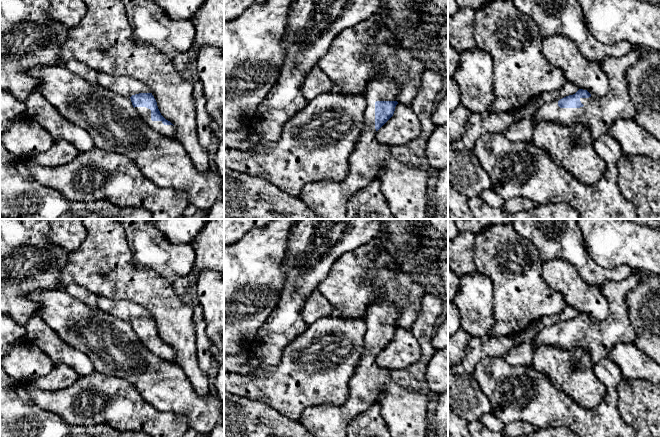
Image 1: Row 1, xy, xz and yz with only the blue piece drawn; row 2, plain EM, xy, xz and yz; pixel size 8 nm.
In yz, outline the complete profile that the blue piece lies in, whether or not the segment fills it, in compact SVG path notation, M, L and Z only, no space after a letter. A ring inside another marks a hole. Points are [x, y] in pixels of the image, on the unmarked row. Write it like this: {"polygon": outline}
{"polygon": "M633 272L620 282L606 281L600 286L609 307L603 321L595 322L587 314L579 313L573 319L543 329L532 342L533 347L583 348L590 354L594 366L608 357L616 344L635 343L636 333L628 317L627 295L636 288L642 276L641 272Z"}

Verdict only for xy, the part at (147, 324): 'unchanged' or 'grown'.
grown

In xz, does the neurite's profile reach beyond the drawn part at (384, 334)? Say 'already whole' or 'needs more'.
needs more

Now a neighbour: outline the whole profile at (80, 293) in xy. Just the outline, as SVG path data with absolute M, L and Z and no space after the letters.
M71 283L66 286L64 290L81 303L88 305L89 307L98 307L99 297L88 291L85 287L77 283Z

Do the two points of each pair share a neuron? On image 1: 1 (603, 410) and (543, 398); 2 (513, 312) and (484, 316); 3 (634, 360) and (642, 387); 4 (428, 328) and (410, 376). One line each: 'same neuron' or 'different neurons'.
1: same neuron
2: different neurons
3: different neurons
4: same neuron

